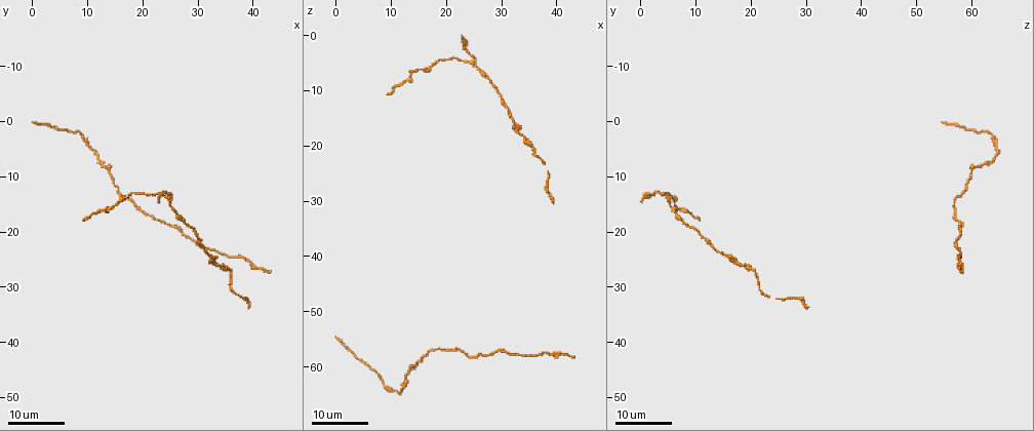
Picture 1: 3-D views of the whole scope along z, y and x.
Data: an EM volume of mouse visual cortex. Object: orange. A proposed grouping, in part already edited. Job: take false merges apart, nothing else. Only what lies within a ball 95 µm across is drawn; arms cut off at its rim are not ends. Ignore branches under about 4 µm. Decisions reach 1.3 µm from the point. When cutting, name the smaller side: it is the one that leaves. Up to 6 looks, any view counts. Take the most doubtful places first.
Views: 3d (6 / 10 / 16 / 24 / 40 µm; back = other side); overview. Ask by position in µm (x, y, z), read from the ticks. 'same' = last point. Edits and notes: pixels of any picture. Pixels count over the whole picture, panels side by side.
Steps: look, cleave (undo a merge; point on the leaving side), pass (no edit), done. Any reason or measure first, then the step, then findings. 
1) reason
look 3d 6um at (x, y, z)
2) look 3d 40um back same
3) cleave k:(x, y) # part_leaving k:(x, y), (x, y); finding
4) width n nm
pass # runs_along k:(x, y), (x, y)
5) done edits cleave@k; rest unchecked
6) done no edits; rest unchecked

three-way junction
look 3d 16um at (12.5, 16.0, 8.0)

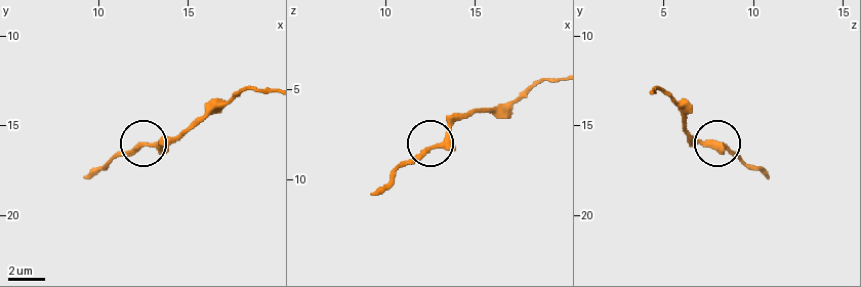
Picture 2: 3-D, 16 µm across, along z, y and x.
closer look
look 3d 10um at (13.0, 16.0, 8.1)

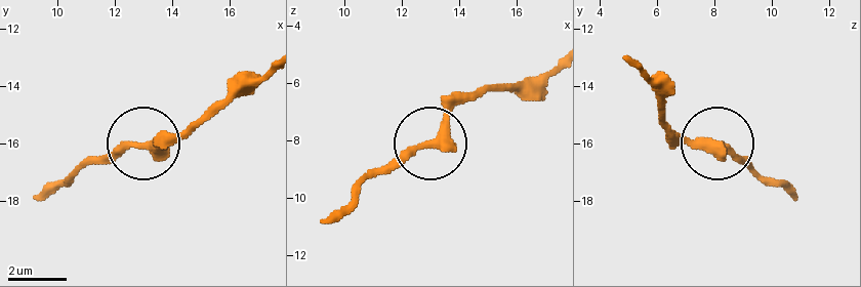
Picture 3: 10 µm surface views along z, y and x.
pass # runs_along 3:(557, 65), (476, 89), (439, 138), (410, 148), (361, 188); one neuron here

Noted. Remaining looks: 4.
sudden change in width
look 3d 24um at (10.0, 4.5, 64.5)

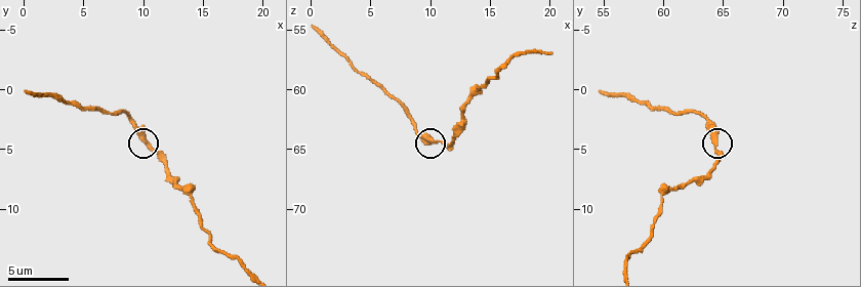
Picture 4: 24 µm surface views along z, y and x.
look 3d 10um at (10.0, 4.4, 64.4)

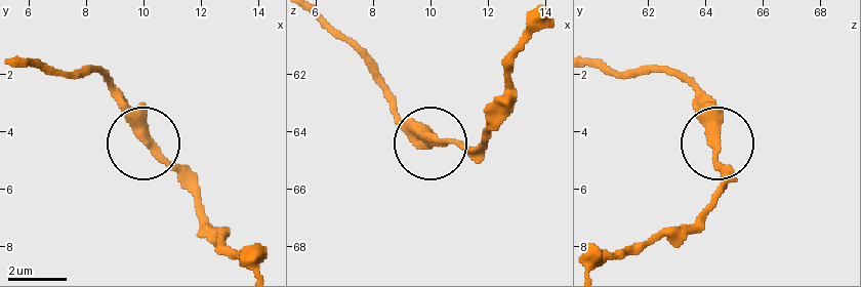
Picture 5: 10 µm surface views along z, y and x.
pass # runs_along 5:(245, 262), (109, 89); continuous, no second neuron

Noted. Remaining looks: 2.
done no edits; rest unchecked

